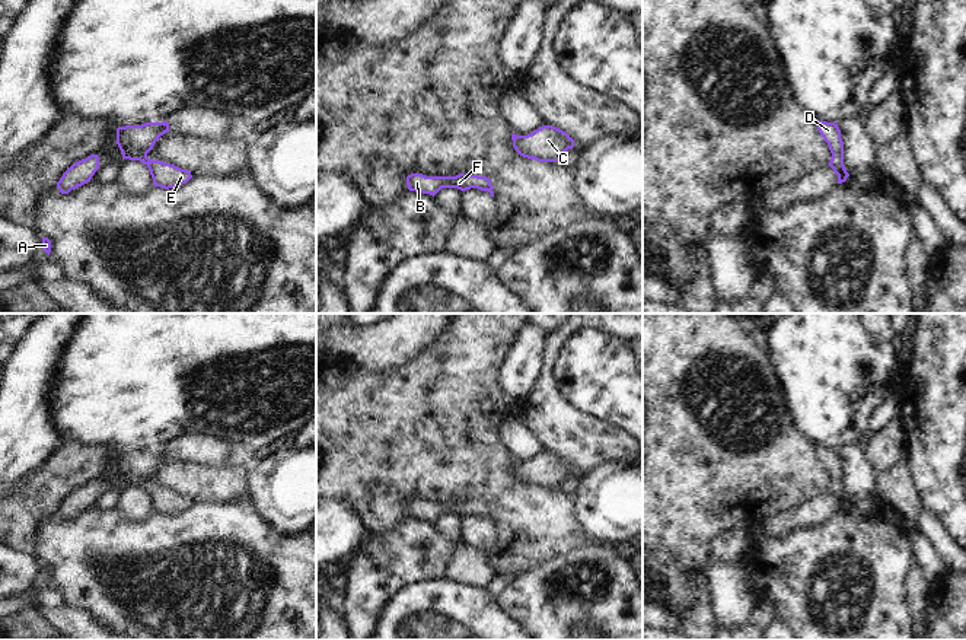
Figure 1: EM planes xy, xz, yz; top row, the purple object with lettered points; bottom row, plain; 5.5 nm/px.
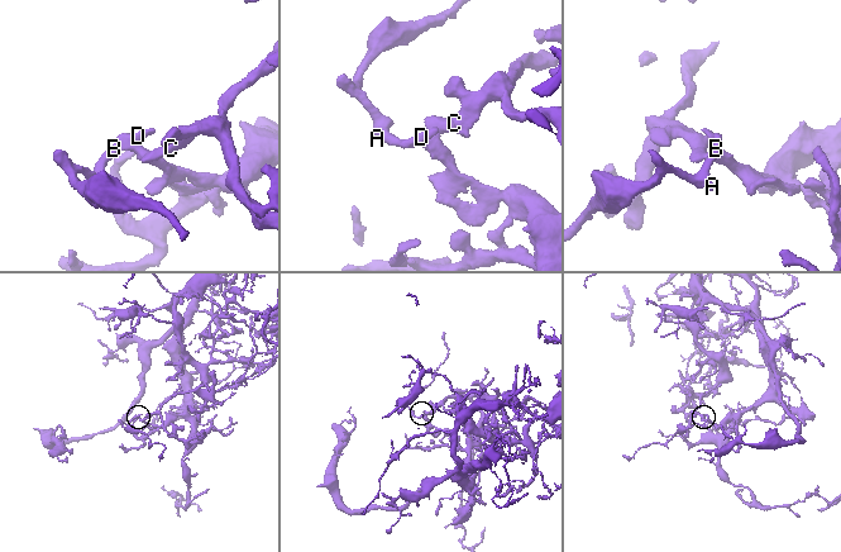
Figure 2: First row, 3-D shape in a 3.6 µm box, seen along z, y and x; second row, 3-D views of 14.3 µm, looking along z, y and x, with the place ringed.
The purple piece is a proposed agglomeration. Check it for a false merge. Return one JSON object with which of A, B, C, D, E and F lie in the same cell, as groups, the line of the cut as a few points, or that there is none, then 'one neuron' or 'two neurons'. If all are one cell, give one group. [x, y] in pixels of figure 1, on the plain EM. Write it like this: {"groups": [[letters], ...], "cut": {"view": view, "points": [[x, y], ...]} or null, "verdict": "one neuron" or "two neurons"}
{"groups": [["A", "B", "C", "D", "E", "F"]], "cut": null, "verdict": "one neuron"}

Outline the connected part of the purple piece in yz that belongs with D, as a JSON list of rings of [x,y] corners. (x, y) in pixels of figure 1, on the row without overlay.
[[[816,446],[816,452],[832,480],[829,493],[838,502],[838,510],[842,510],[847,507],[849,500],[847,499],[844,491],[844,468],[841,465],[841,456],[835,449],[826,449],[819,446]]]

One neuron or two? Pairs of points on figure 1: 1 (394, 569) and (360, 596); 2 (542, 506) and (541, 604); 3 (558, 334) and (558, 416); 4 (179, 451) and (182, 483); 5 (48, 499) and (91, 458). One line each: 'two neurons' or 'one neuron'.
1: one neuron
2: two neurons
3: one neuron
4: two neurons
5: one neuron

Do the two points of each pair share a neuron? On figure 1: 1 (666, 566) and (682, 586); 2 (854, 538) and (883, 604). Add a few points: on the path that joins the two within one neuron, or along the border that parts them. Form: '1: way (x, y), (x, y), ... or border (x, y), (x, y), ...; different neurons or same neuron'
1: way (666, 570), (678, 582); same neuron
2: way (855, 554), (855, 576), (867, 588); same neuron

